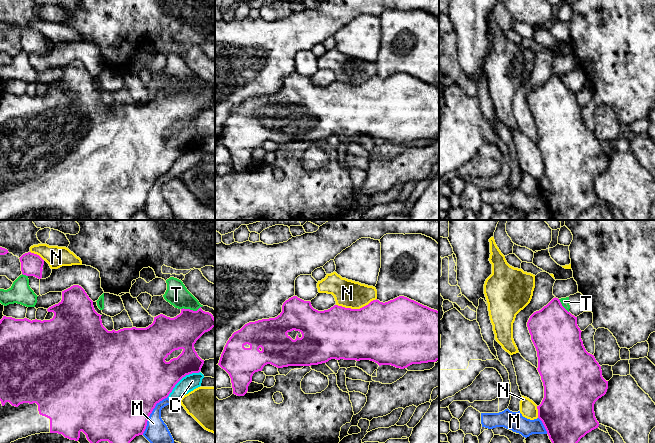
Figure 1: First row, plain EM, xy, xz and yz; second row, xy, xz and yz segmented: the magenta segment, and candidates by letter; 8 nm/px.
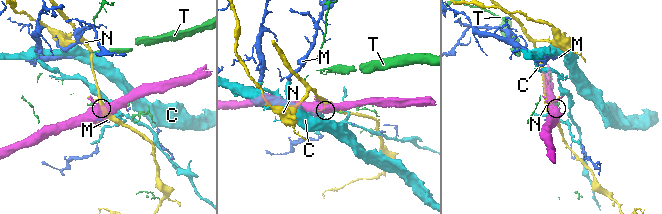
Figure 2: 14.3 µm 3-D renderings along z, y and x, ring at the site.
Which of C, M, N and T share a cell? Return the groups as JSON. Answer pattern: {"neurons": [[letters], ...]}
{"neurons": [["C", "M"], ["N"], ["T"]]}

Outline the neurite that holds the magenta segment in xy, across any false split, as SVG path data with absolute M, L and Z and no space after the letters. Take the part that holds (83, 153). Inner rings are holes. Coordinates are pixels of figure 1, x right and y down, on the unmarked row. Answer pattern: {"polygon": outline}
{"polygon": "M73 61L62 67L62 76L47 85L48 89L43 97L15 95L3 92L0 96L0 220L10 220L18 215L26 214L40 209L58 209L65 214L78 217L82 207L91 220L108 217L110 220L130 220L139 211L143 211L147 197L156 180L167 174L175 161L186 151L199 149L204 140L194 120L205 109L215 103L215 94L201 83L197 87L181 85L181 89L174 94L160 90L154 93L154 97L146 104L123 104L118 107L108 107L102 100L101 92L93 82L85 66L79 61ZM182 125L182 129L166 138L165 135L175 126Z"}

